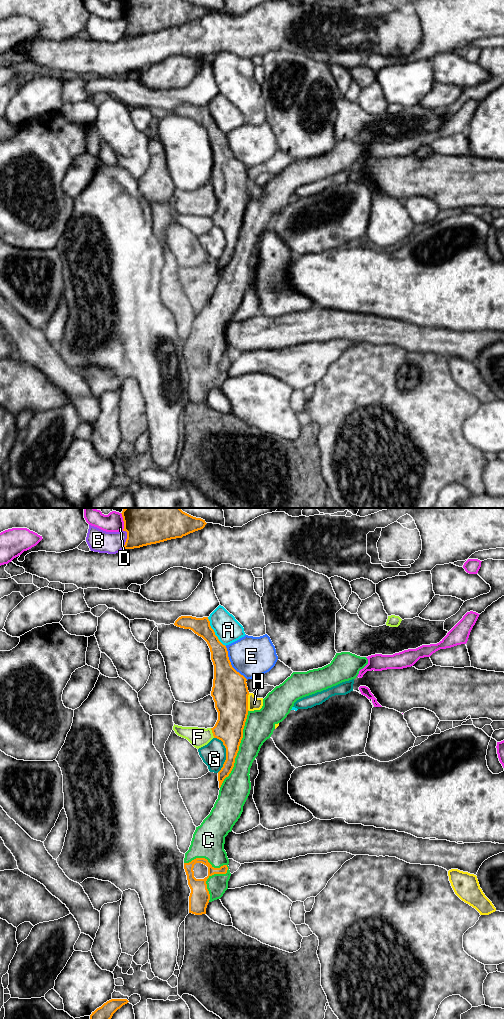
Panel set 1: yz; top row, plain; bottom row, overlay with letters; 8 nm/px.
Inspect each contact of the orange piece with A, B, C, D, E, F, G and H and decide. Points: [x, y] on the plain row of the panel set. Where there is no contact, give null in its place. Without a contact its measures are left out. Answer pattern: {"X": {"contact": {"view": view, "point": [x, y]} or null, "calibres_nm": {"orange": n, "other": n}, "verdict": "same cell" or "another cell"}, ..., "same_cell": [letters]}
{"A": {"contact": {"view": "yz", "point": [214, 120]}, "calibres_nm": {"orange": 140, "other": 200}, "verdict": "another cell"}, "B": {"contact": {"view": "yz", "point": [126, 27]}, "calibres_nm": {"orange": 280, "other": 180}, "verdict": "another cell"}, "C": {"contact": {"view": "yz", "point": [227, 357]}, "calibres_nm": {"orange": 100, "other": 240}, "verdict": "same cell"}, "D": {"contact": {"view": "yz", "point": [124, 10]}, "calibres_nm": {"orange": 280, "other": 160}, "verdict": "another cell"}, "E": {"contact": {"view": "yz", "point": [230, 152]}, "calibres_nm": {"orange": 280, "other": 320}, "verdict": "another cell"}, "F": {"contact": {"view": "yz", "point": [212, 220]}, "calibres_nm": {"orange": 240, "other": 160}, "verdict": "another cell"}, "G": {"contact": {"view": "yz", "point": [226, 241]}, "calibres_nm": {"orange": 220, "other": 200}, "verdict": "another cell"}, "H": {"contact": {"view": "yz", "point": [247, 190]}, "calibres_nm": {"orange": 280, "other": 110}, "verdict": "another cell"}, "same_cell": ["C"]}

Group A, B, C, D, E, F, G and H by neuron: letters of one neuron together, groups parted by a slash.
A / B / C / D / E / F / G / H

